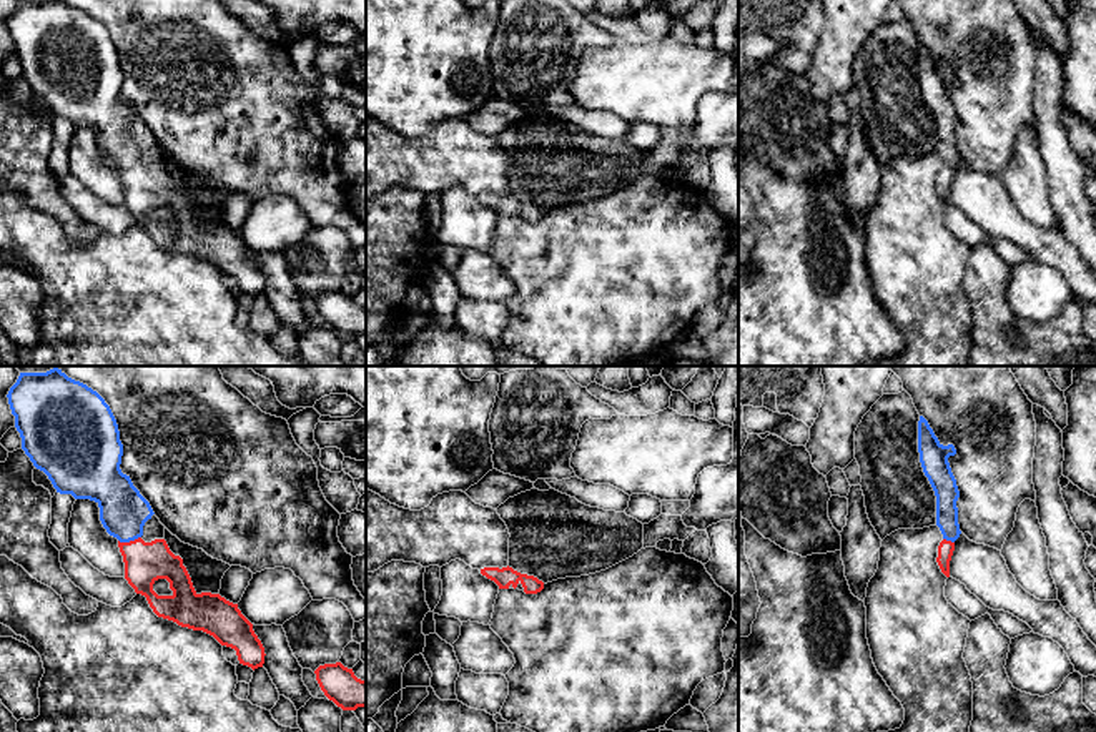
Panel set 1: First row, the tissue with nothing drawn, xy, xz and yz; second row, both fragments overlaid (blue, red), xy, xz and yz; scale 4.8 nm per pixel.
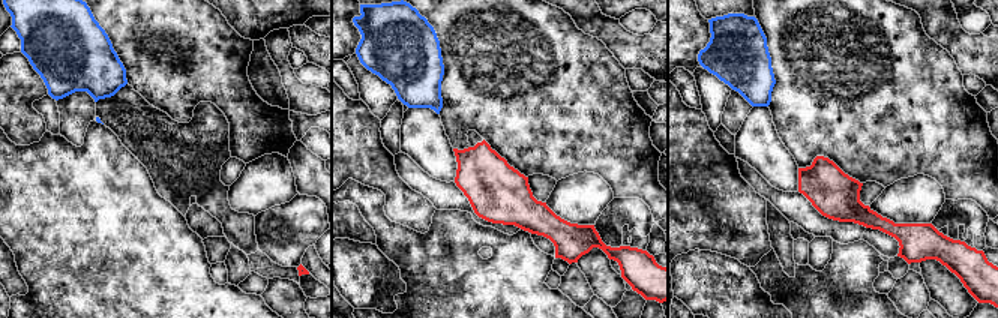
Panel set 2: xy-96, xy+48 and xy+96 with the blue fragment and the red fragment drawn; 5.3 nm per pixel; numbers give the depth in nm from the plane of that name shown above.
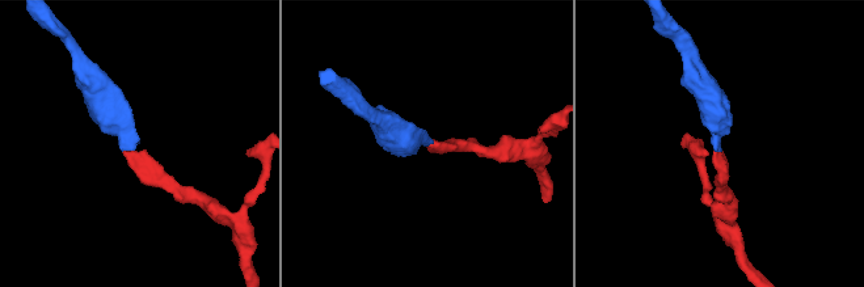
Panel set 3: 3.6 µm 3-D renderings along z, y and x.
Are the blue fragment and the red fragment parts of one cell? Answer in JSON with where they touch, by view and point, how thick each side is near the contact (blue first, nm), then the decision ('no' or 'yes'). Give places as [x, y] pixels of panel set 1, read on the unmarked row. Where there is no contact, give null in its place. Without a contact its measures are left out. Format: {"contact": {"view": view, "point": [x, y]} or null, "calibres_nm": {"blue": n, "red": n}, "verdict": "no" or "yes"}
{"contact": {"view": "xy", "point": [128, 168]}, "calibres_nm": {"blue": 240, "red": 200}, "verdict": "yes"}

